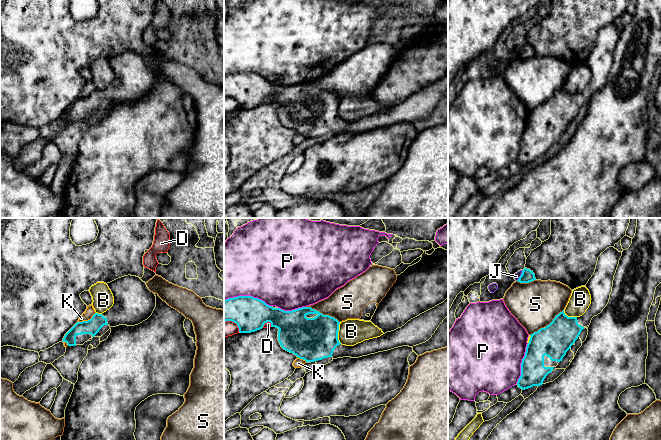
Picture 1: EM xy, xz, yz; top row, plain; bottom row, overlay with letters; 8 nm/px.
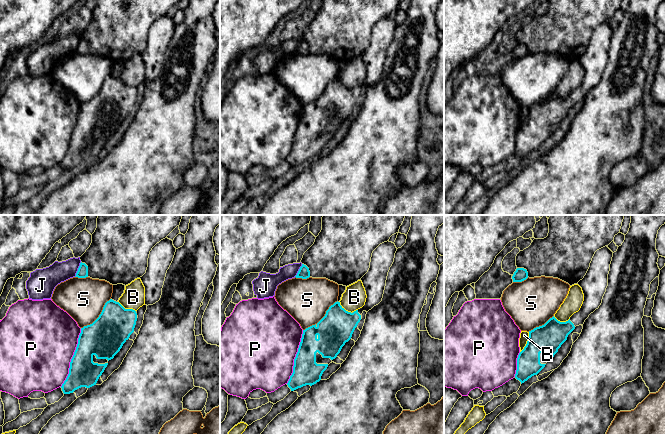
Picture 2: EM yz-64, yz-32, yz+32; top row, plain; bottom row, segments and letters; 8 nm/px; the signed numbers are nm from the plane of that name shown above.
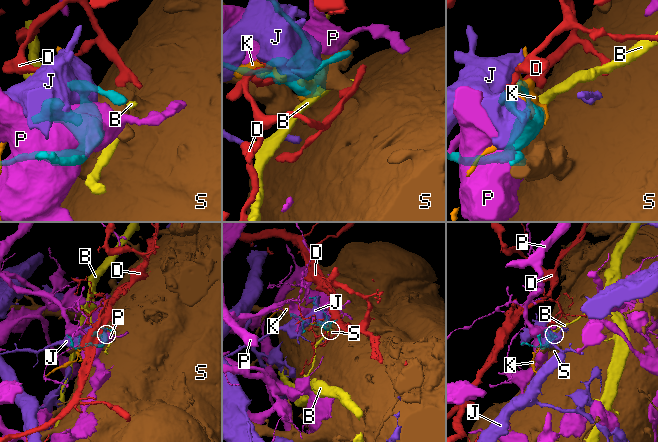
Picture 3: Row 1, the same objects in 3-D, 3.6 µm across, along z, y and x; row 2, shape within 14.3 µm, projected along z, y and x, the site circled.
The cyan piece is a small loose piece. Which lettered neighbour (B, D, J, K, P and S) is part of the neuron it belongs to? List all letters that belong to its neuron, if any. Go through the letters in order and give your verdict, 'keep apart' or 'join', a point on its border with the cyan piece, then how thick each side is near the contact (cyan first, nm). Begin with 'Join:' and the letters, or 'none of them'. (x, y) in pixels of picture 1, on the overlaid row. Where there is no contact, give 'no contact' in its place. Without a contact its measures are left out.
Join: none of them
B: keep apart; meets cyan in xz at (337, 333); 360 nm thick on the cyan side, 200 nm on the other
D: keep apart; meets cyan in xz at (234, 322); 280 nm thick on the cyan side, 130 nm on the other
J: keep apart; meets cyan in yz at (521, 275); 100 nm thick on the cyan side, 50 nm on the other
K: keep apart; meets cyan in xy at (88, 320); 120 nm thick on the cyan side, 70 nm on the other
P: keep apart; meets cyan in xz at (248, 296); 280 nm thick on the cyan side, 500 nm on the other
S: keep apart; meets cyan in xz at (322, 314); 360 nm thick on the cyan side, 280 nm on the other

